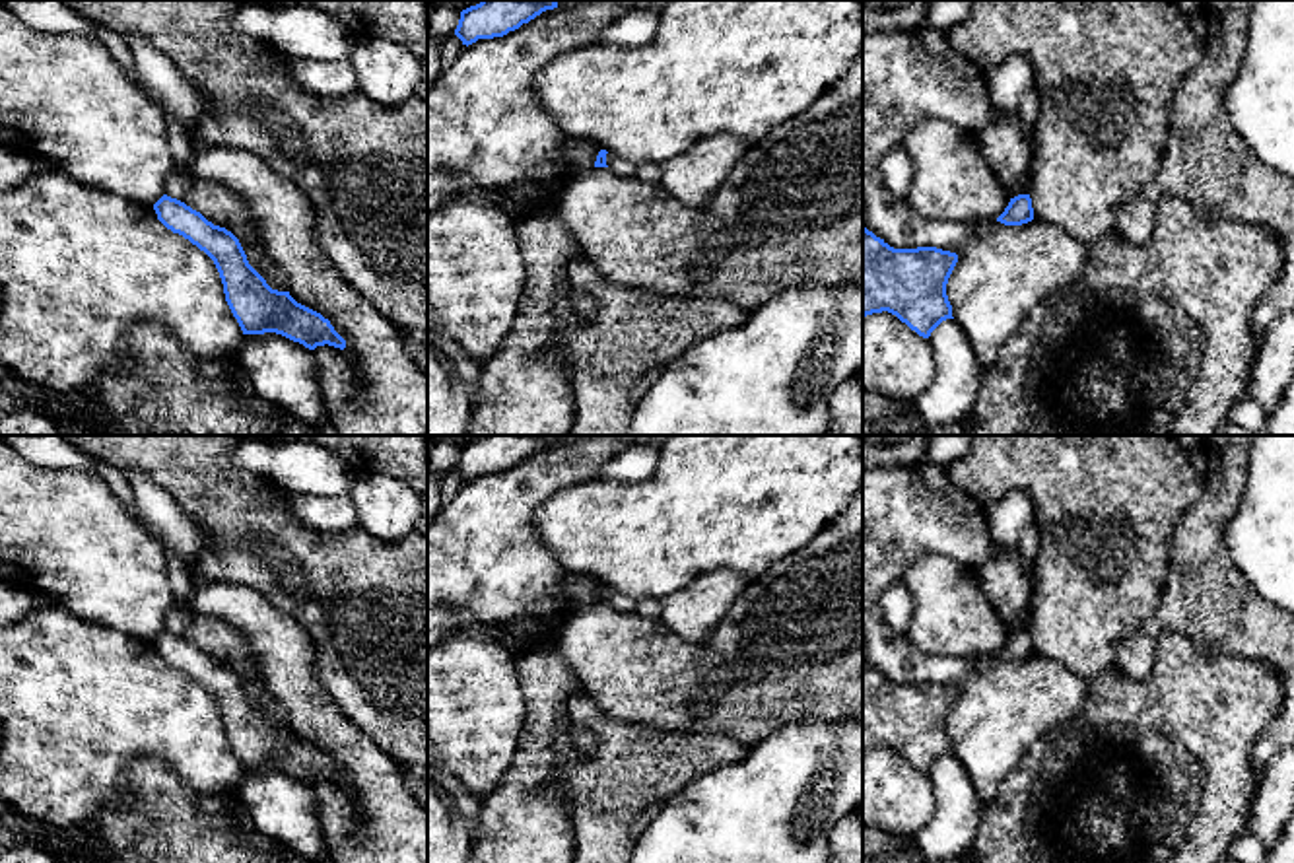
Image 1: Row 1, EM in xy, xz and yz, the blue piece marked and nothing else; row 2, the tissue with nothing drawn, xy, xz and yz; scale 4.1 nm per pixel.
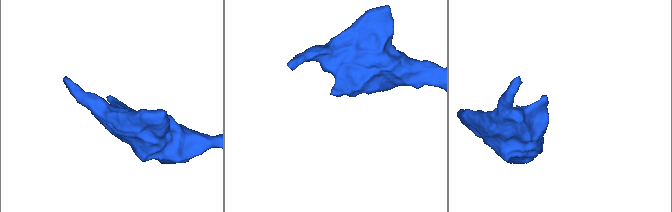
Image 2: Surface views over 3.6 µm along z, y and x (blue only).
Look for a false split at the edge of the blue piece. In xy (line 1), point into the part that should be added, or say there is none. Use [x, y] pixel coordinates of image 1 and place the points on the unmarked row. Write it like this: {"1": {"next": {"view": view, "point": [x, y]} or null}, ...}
{"1": {"next": null}}

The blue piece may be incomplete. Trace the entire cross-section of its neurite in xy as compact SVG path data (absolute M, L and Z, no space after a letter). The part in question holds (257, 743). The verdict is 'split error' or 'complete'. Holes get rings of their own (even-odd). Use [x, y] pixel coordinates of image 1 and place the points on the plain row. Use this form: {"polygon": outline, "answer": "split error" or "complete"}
{"polygon": "M167 630L153 639L153 645L167 665L183 671L214 696L225 737L243 770L276 768L309 785L324 779L346 783L346 776L328 754L297 739L289 727L278 727L266 719L249 700L231 667L214 661L200 647Z", "answer": "complete"}

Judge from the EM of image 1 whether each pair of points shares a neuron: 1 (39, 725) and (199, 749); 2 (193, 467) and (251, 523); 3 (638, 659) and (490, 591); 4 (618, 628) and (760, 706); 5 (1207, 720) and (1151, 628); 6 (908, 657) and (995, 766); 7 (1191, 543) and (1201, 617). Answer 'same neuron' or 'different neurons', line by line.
1: same neuron
2: same neuron
3: different neurons
4: same neuron
5: different neurons
6: same neuron
7: same neuron

